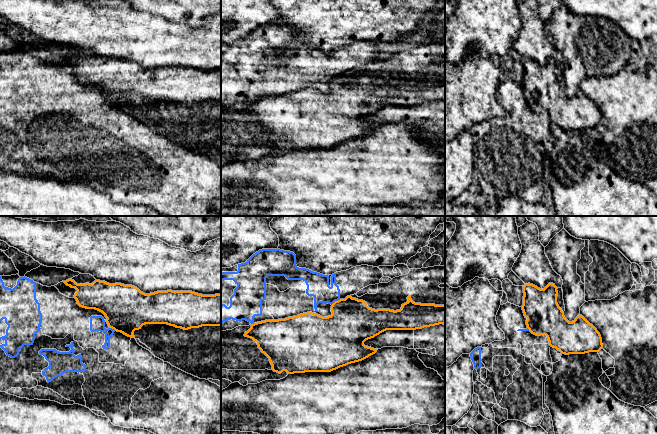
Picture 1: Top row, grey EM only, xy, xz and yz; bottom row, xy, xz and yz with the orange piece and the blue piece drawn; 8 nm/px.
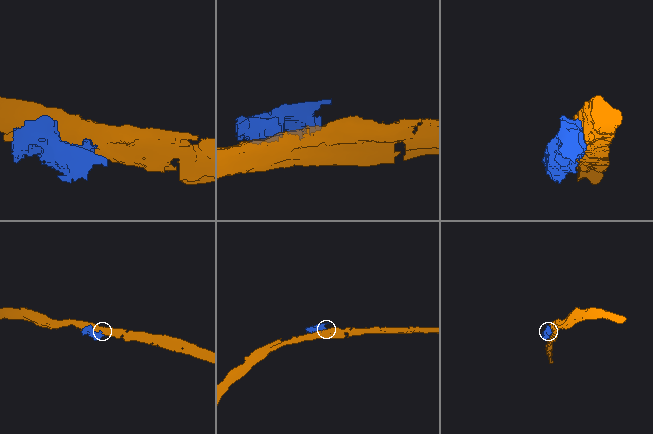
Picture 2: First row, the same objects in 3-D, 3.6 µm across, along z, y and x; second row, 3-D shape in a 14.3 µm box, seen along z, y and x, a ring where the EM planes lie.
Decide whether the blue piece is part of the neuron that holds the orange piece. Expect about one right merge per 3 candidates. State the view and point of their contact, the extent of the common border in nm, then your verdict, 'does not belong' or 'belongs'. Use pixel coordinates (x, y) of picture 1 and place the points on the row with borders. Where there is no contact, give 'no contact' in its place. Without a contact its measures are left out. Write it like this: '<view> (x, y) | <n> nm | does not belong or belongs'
xz (335, 301) | 90 nm | does not belong

